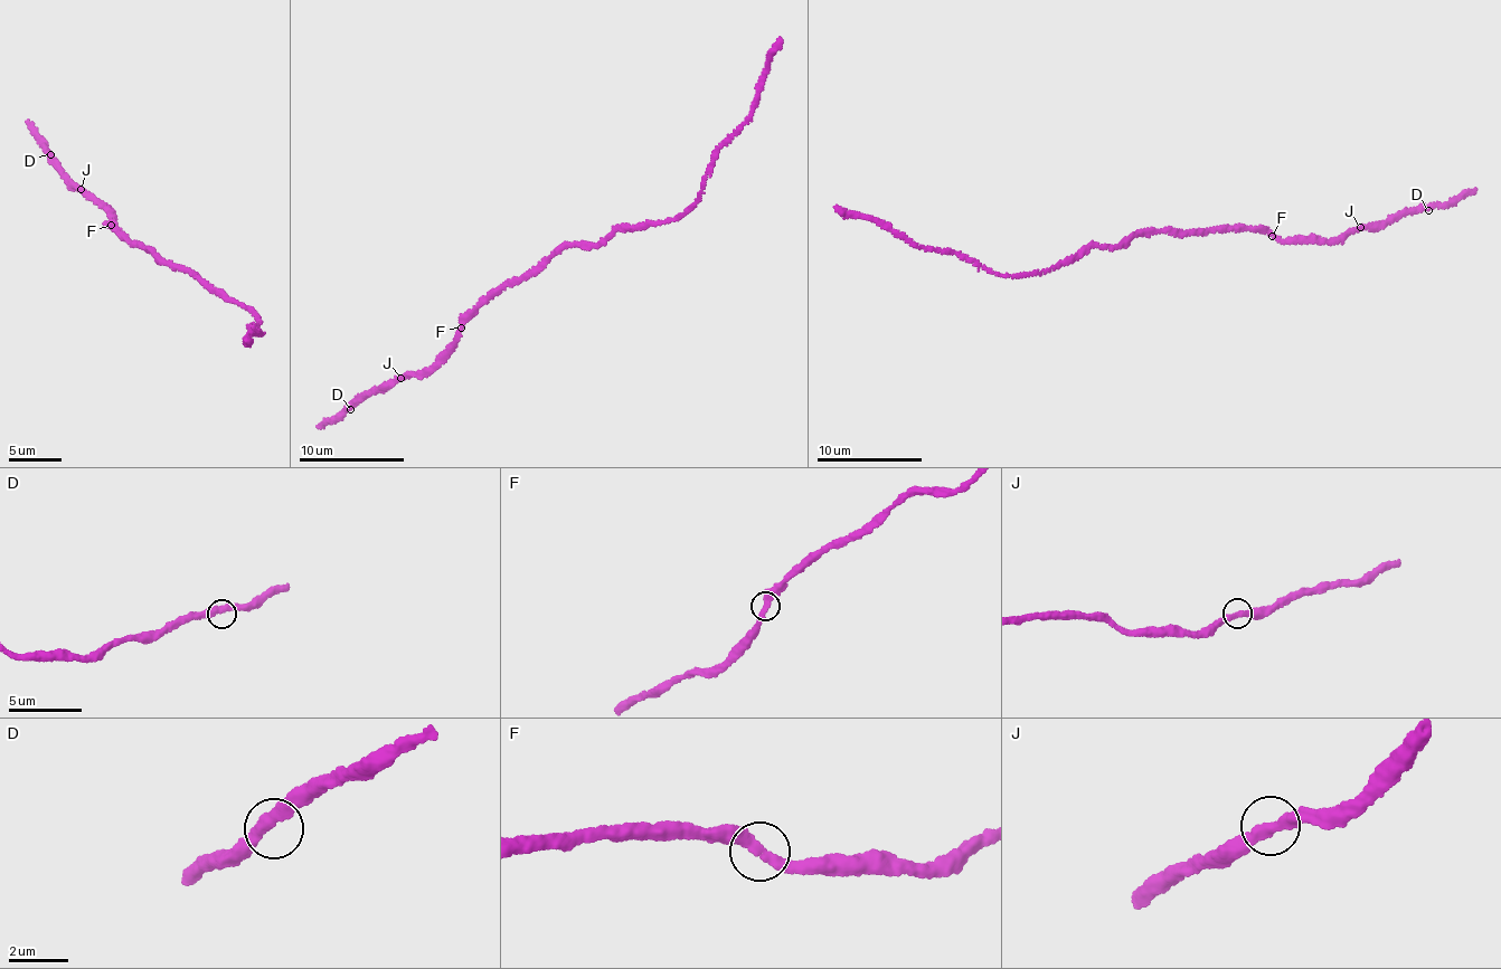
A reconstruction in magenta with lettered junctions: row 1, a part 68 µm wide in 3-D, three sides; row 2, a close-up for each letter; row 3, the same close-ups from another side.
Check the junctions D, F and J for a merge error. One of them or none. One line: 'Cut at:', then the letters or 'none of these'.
Cut at: none of these

